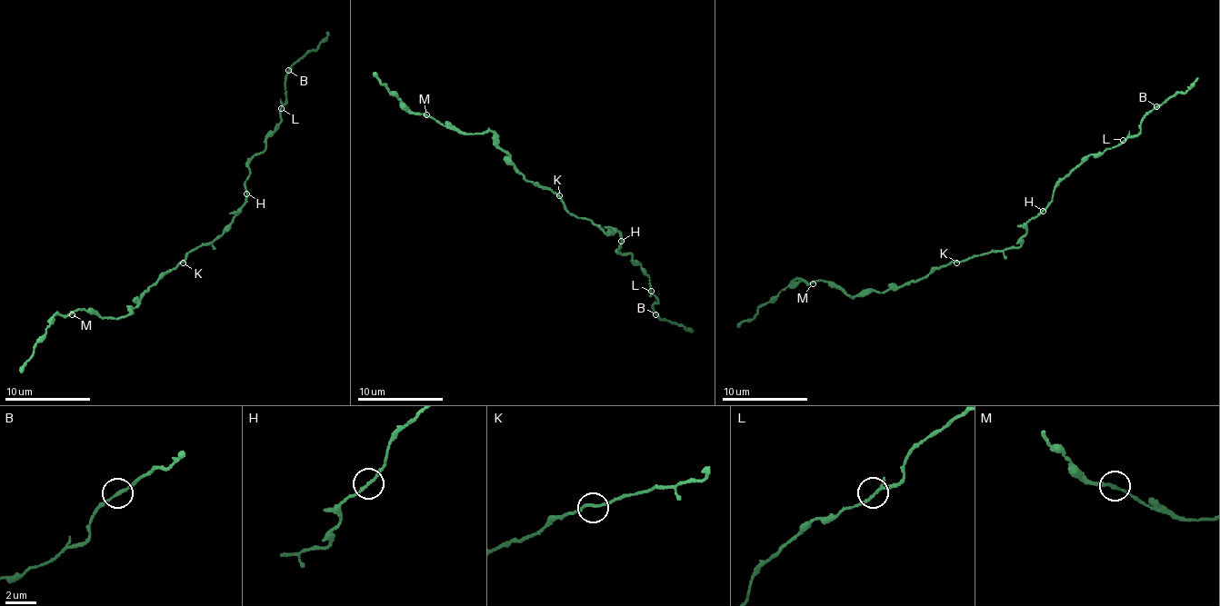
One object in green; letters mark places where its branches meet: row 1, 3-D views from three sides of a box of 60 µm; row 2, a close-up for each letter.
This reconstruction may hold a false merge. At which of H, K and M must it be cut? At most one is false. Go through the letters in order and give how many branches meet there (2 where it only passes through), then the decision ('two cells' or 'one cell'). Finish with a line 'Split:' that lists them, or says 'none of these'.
H: 2 branches meet; one cell
K: 2 branches meet; one cell
M: 2 branches meet; one cell
Split: none of these

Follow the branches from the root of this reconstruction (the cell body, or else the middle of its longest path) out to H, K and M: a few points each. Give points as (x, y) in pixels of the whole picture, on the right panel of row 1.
H: (984, 253), (1009, 250), (1021, 243), (1029, 221), (1042, 210)
K: (984, 253), (956, 263)
M: (984, 253), (937, 266), (923, 278), (911, 279), (881, 293), (861, 293), (854, 297), (822, 280), (813, 283)

